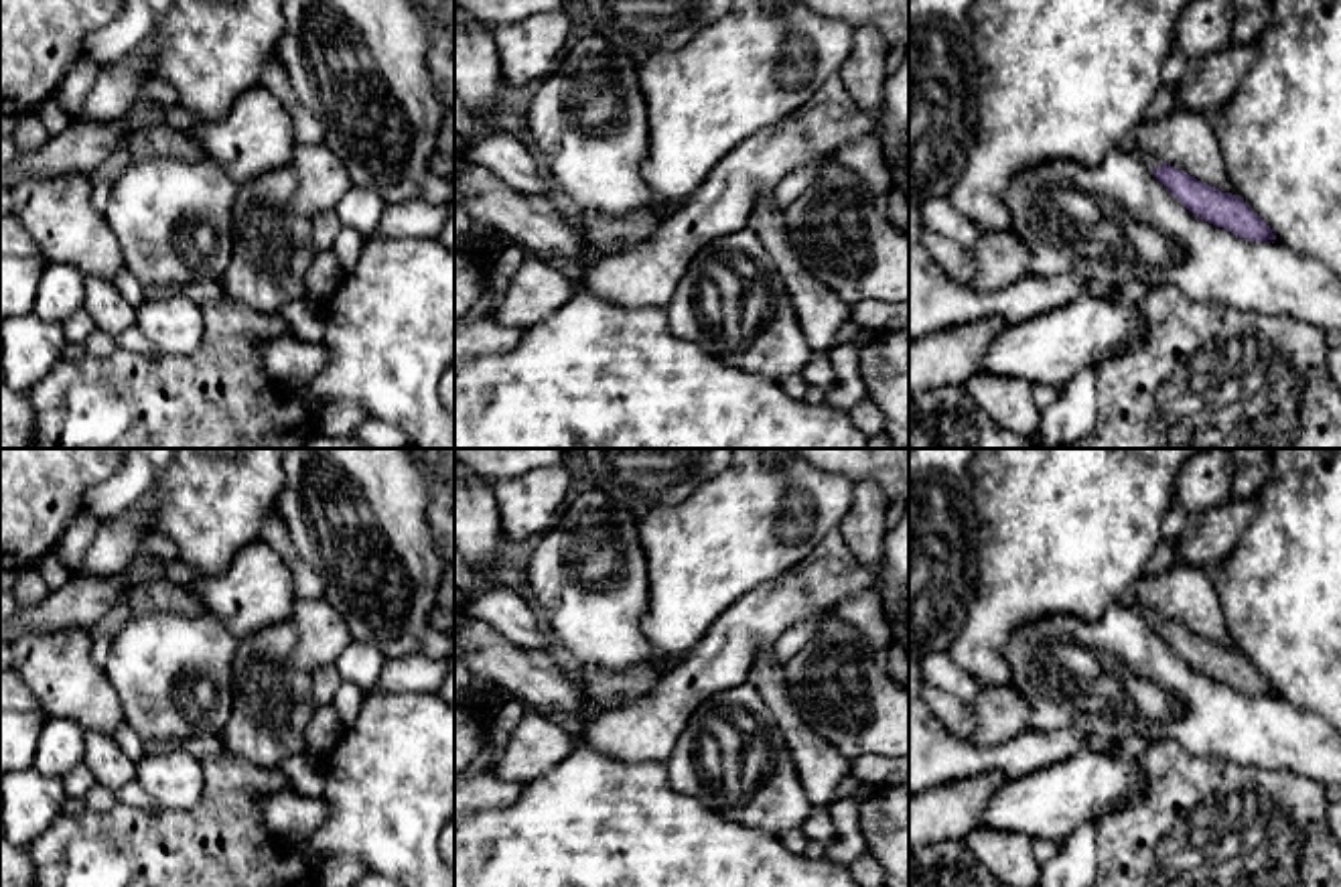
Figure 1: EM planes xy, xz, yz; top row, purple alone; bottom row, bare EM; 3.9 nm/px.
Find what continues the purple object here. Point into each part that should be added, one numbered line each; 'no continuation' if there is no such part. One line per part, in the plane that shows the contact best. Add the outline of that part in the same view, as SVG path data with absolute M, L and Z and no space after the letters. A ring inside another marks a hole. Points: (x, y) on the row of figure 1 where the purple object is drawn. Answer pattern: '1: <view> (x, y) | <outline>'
1: yz (1128, 145) | M1128 138L1122 148L1128 150L1128 152L1132 152L1134 156L1138 156L1148 168L1160 164L1158 158L1142 152L1142 150L1138 148L1138 144L1134 142L1134 138Z

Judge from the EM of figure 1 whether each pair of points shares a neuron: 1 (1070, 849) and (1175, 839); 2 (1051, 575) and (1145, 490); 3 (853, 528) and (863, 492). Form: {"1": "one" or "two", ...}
{"1": "two", "2": "one", "3": "one"}

